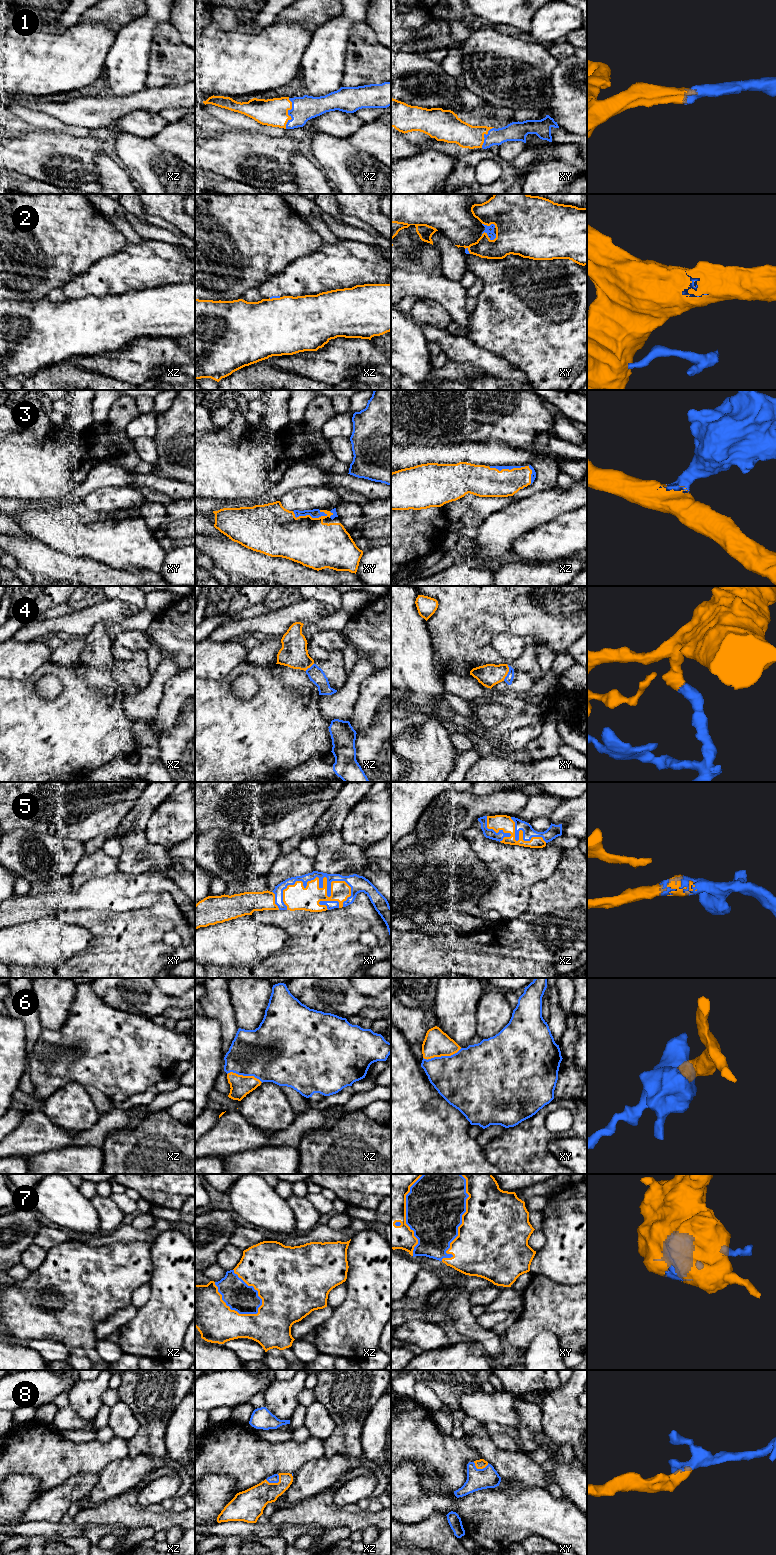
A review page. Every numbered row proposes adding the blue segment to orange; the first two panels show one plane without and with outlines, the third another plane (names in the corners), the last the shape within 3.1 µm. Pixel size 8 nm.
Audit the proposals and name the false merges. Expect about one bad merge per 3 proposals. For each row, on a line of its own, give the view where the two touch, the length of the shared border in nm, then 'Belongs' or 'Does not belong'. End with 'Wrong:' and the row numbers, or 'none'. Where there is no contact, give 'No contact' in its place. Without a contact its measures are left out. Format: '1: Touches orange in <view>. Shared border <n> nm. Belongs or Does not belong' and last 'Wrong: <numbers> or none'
1: Touches orange in xz. Shared border 260 nm. Belongs
2: Touches orange in xy. Shared border 130 nm. Does not belong
3: Touches orange in xy. Shared border 280 nm. Belongs
4: Touches orange in xy. Shared border 130 nm. Belongs
5: Touches orange in xy. Shared border 550 nm. Belongs
6: Touches orange in xy. Shared border 320 nm. Belongs
7: Touches orange in xz. Shared border 440 nm. Belongs
8: Touches orange in xz. Shared border 120 nm. Belongs
Wrong: 2

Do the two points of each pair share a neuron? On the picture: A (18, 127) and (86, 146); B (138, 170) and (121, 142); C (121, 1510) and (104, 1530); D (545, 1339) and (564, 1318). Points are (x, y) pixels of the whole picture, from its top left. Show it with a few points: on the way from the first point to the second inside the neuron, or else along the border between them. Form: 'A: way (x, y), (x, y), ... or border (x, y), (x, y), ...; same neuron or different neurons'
A: border (36, 129), (10, 138); different neurons
B: way (138, 163), (138, 159), (128, 149); same neuron
C: border (84, 1525), (123, 1524), (130, 1529); different neurons
D: border (556, 1335), (548, 1331), (540, 1331), (529, 1342); different neurons

